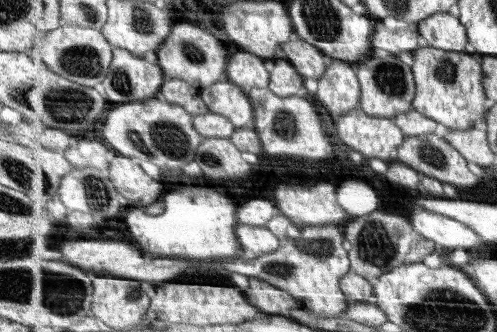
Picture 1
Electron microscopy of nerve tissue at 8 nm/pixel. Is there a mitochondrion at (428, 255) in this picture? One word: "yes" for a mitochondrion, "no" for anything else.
no

